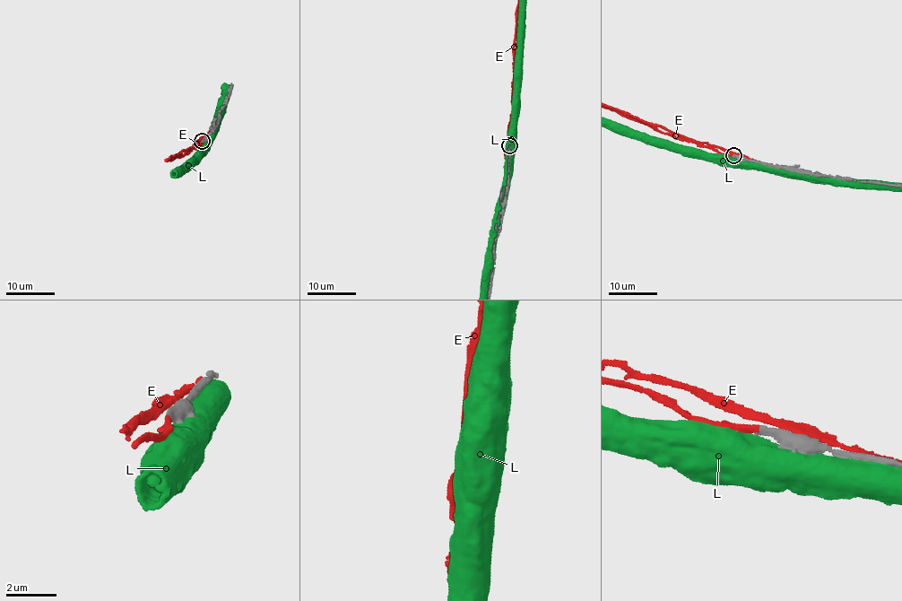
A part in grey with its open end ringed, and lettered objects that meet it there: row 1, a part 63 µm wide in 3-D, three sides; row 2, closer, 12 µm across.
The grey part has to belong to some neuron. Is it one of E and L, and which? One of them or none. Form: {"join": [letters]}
{"join": ["E"]}

